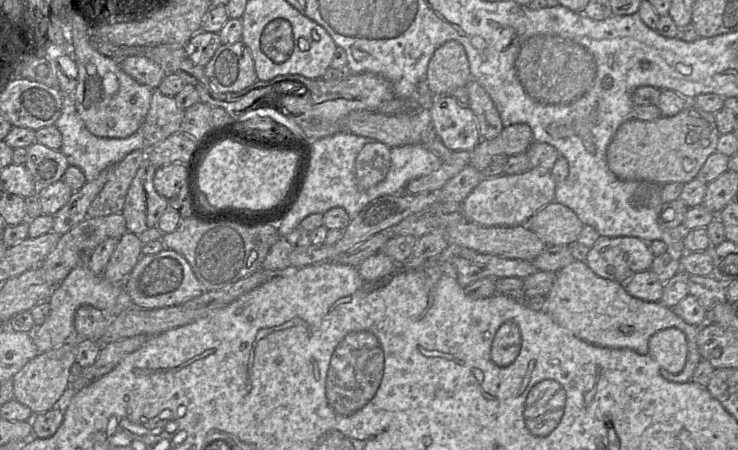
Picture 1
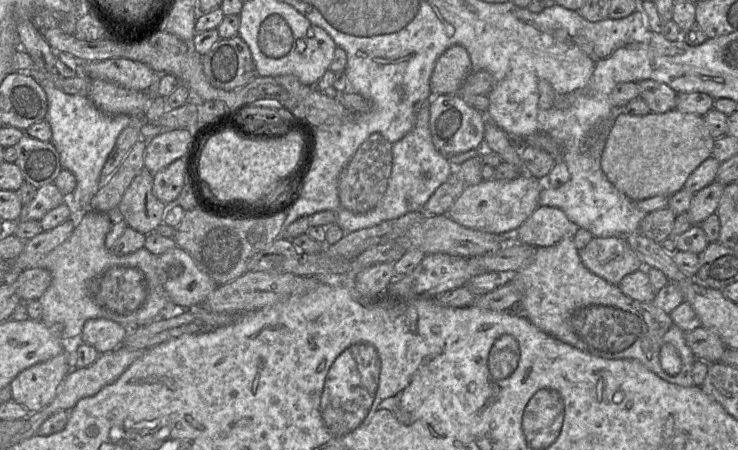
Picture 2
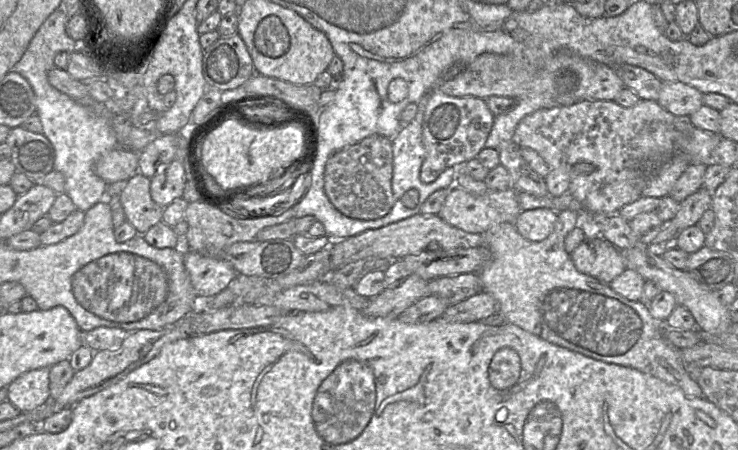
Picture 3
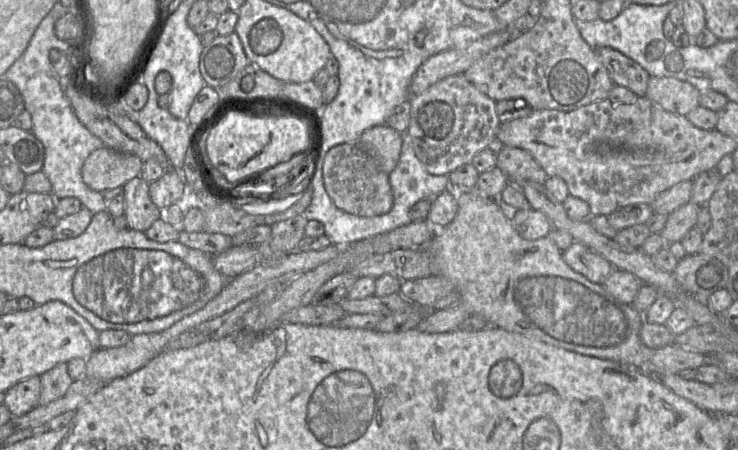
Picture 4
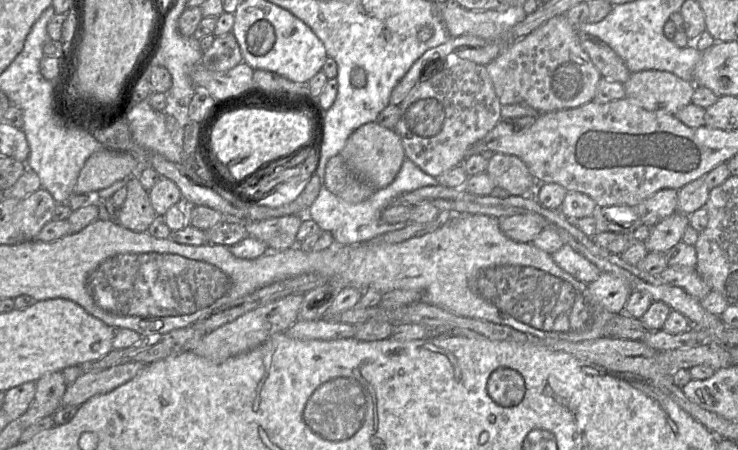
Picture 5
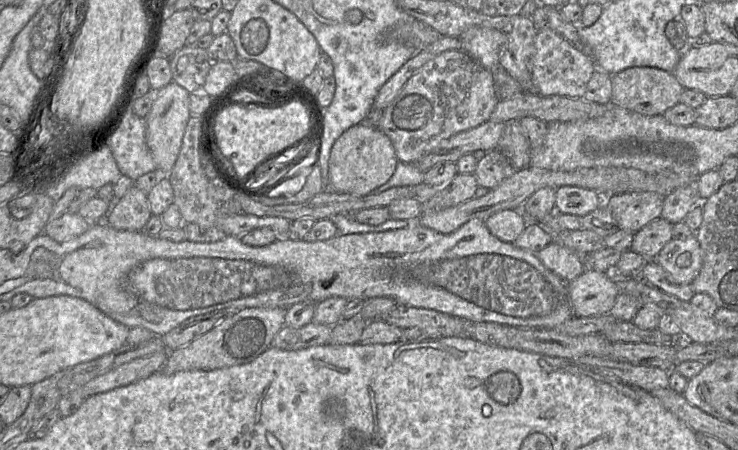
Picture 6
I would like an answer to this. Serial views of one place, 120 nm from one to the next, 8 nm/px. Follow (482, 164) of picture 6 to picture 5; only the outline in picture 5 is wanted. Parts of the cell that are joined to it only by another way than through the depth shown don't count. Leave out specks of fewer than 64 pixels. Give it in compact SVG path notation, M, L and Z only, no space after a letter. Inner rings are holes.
M495 153L488 160L486 173L495 186L506 190L509 196L532 194L537 187L527 165L514 155Z

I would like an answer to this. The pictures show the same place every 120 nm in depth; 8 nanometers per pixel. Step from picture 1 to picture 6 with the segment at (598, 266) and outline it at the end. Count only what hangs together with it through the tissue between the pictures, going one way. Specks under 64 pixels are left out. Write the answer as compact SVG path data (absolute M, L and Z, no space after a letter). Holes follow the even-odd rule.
M557 241L535 254L546 268L566 282L574 280L586 270L583 257Z

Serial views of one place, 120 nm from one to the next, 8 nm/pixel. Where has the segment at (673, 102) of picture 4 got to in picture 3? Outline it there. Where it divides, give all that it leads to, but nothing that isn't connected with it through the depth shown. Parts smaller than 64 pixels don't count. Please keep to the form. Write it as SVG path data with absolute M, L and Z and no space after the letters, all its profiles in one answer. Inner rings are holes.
M663 82L657 102L674 115L690 117L703 105L703 94L681 82Z

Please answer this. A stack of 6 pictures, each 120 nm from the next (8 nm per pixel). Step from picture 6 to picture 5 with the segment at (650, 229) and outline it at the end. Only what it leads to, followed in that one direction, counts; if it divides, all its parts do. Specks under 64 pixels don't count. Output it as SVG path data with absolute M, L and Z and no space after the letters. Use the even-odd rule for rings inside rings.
M675 212L654 225L649 237L644 241L648 252L666 253L682 240L689 225L689 215Z

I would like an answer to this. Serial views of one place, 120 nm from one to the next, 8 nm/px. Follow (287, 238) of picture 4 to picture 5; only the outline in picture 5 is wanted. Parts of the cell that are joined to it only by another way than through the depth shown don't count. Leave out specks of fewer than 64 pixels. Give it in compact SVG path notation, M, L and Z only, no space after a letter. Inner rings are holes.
M283 216L257 222L244 222L250 237L264 242L268 251L284 251L297 245L296 235L302 216Z

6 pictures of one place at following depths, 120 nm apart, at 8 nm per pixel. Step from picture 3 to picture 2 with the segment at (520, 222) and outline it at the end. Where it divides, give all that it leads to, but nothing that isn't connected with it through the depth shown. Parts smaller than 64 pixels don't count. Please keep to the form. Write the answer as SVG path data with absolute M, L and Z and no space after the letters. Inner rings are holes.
M538 206L513 236L518 242L537 248L558 243L574 229L575 225L561 209Z

